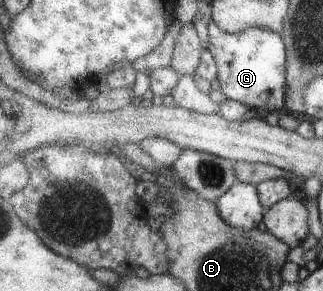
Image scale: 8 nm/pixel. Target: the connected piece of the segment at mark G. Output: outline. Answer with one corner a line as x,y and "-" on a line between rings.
212,20
209,26
210,51
220,68
221,91
228,99
262,112
286,111
289,91
287,40
274,30
253,27
240,33
228,33

